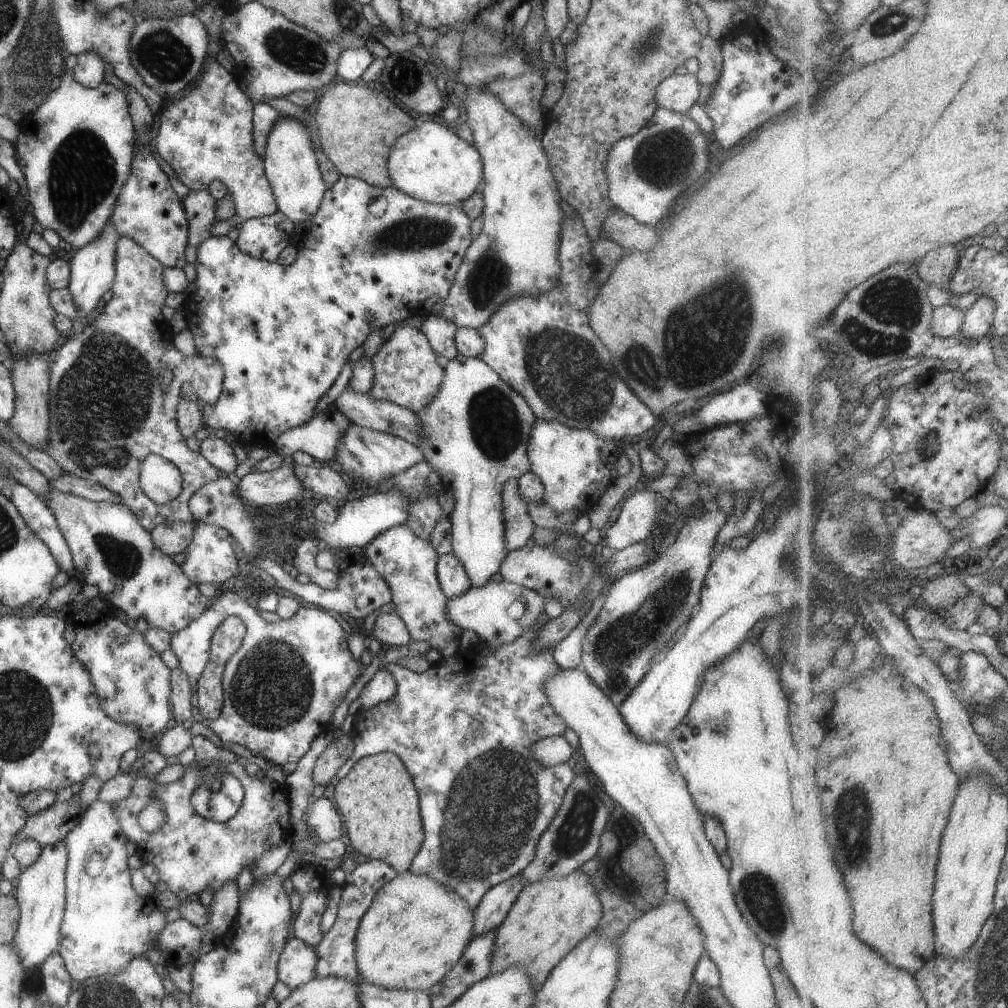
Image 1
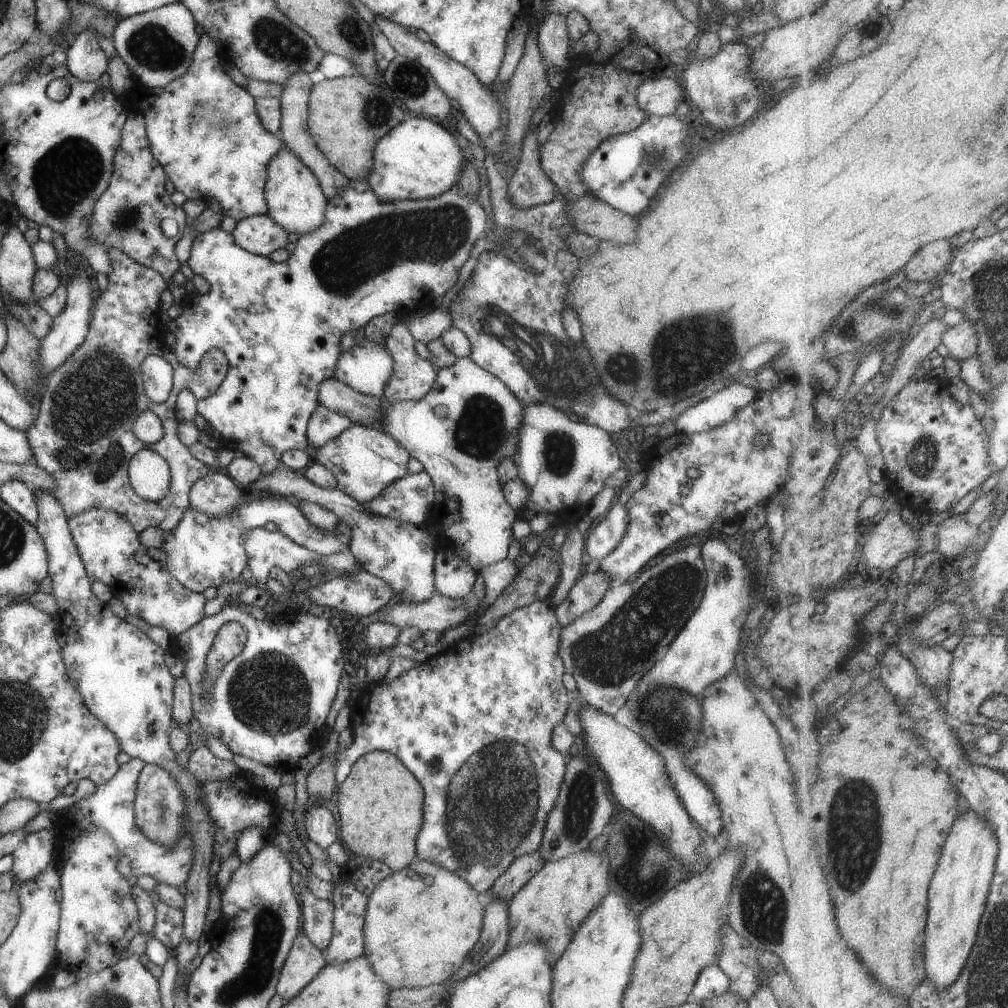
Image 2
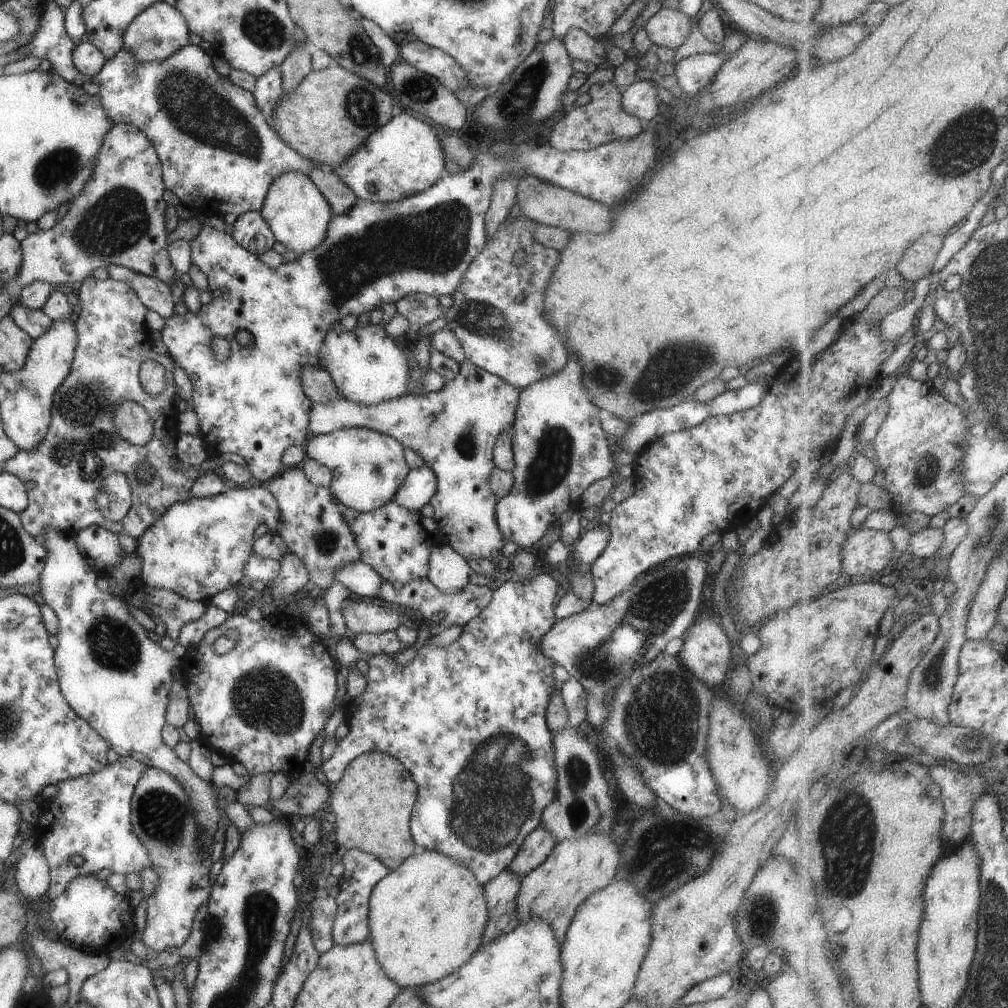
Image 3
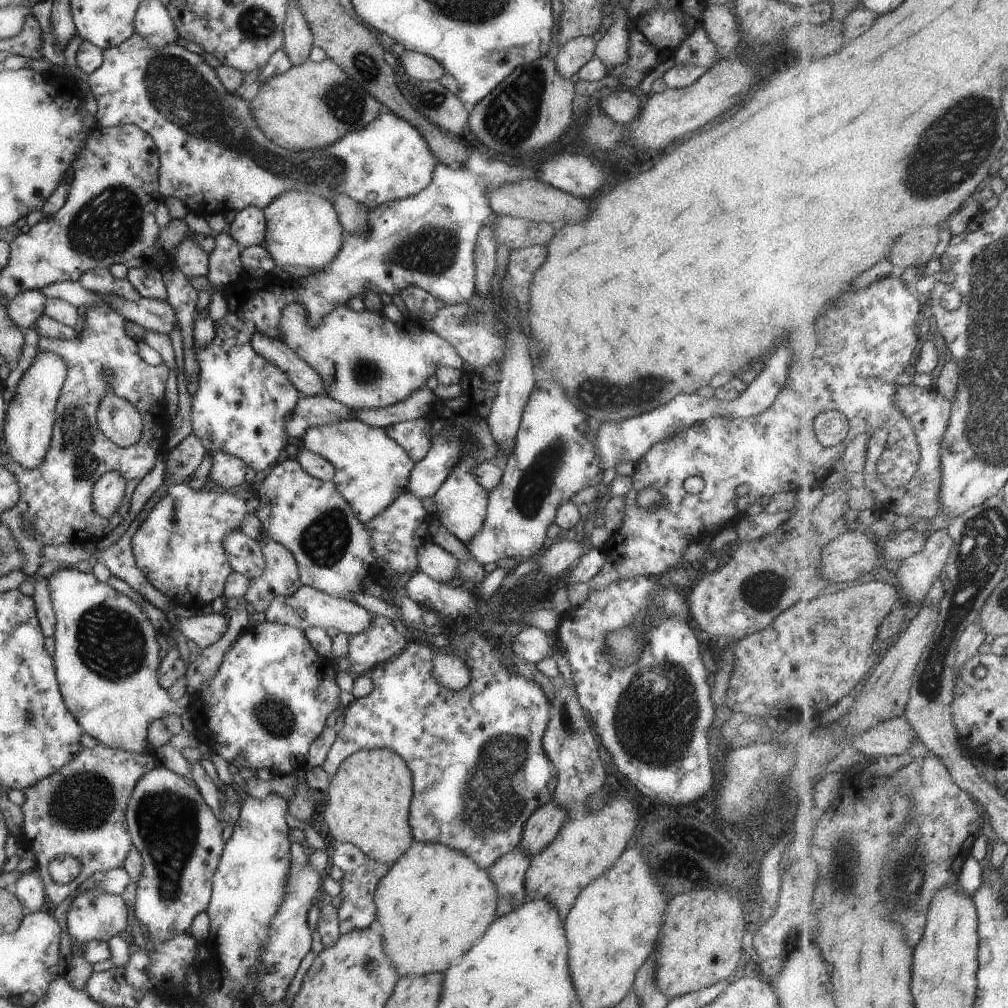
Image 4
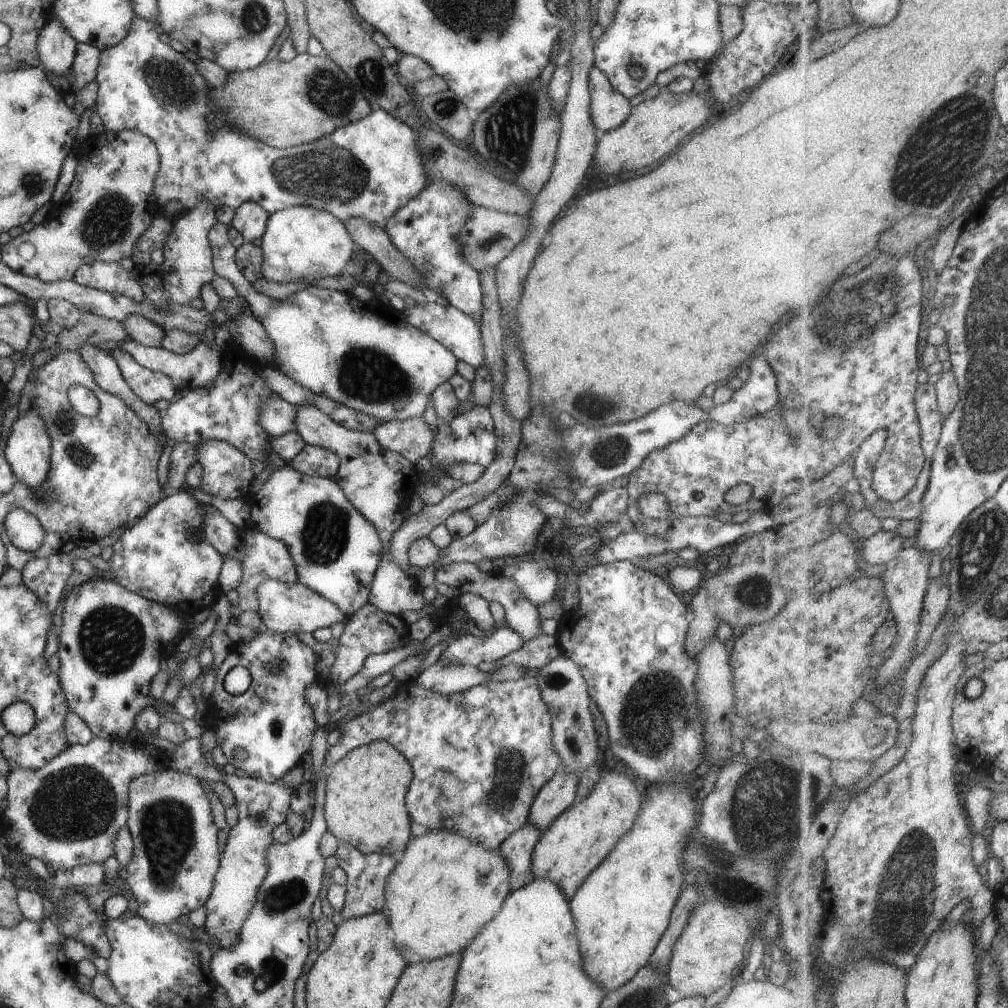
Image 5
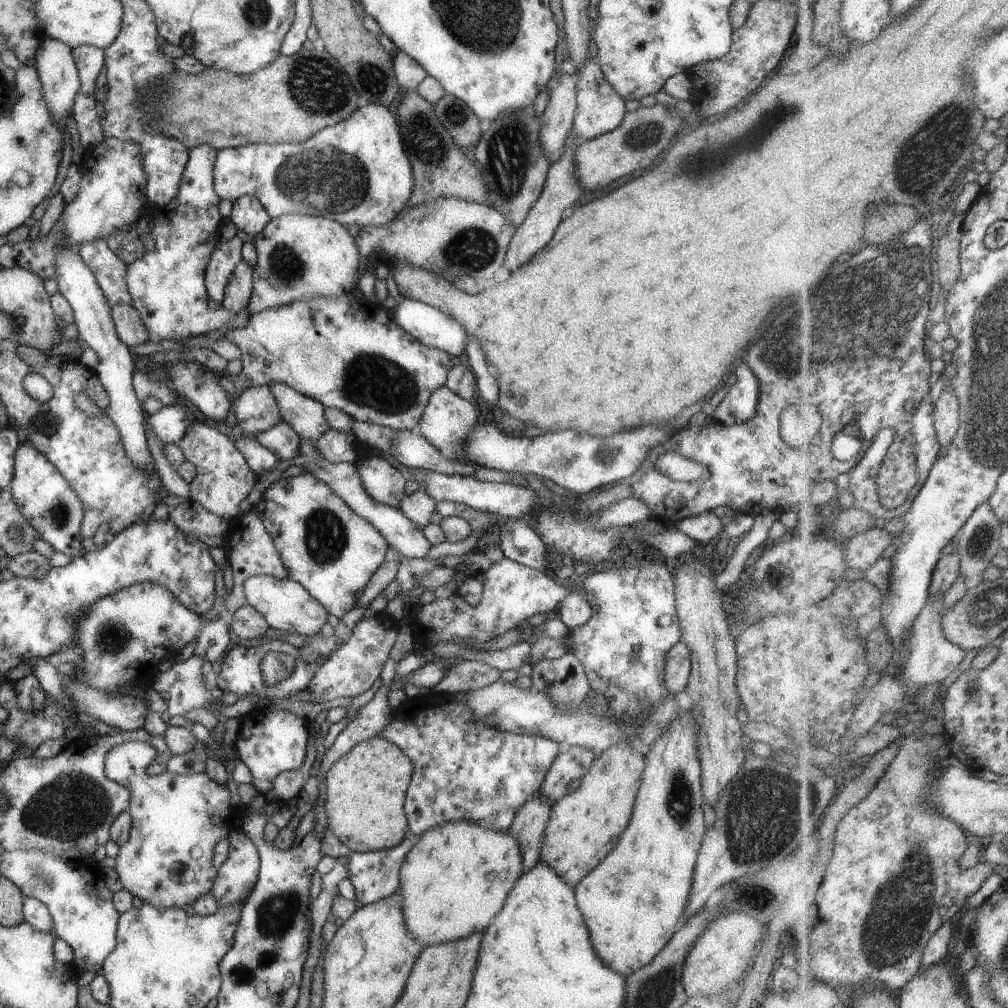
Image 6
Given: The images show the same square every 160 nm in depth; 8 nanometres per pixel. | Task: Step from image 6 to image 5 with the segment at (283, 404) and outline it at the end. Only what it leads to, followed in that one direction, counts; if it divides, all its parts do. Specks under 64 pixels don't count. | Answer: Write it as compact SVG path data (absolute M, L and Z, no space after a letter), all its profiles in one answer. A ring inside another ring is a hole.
M297 407L294 425L305 445L315 445L336 454L339 469L333 479L355 507L375 528L382 545L390 542L390 536L404 521L404 504L410 502L420 478L414 463L396 452L381 448L372 432L354 431L331 420L317 407Z

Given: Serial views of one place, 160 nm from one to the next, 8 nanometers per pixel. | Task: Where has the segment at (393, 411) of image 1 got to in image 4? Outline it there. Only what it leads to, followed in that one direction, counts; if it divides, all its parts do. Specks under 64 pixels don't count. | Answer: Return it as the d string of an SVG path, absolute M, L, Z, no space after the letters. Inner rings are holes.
M256 332L249 339L251 348L280 368L293 383L298 392L306 397L323 395L324 386L317 372L303 359L300 359L283 341L270 339L261 332Z

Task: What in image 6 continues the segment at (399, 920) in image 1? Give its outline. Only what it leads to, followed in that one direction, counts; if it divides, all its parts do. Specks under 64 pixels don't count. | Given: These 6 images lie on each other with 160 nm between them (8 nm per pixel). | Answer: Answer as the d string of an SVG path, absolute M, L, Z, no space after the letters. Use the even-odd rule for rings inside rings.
M471 821L446 822L424 830L404 854L399 869L400 907L407 932L423 947L481 933L521 872L521 851L508 831L486 829Z

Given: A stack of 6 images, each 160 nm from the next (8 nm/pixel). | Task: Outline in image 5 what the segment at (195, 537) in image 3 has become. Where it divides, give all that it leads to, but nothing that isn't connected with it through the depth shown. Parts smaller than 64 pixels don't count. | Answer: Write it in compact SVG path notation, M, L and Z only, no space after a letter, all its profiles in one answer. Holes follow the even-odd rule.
M185 486L160 498L150 506L133 524L124 528L119 538L112 544L112 556L107 563L100 566L102 574L95 574L88 579L107 578L120 584L132 593L150 601L170 607L181 616L192 616L205 608L209 609L220 595L218 574L224 558L209 544L202 534L204 508L186 490ZM188 528L195 528L200 537L189 540L185 537Z

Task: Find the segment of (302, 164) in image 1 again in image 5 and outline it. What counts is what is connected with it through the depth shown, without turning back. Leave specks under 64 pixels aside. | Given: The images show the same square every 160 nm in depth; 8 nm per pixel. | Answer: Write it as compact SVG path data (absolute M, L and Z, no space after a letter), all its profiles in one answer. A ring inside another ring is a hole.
M292 206L272 212L260 236L261 274L273 282L310 282L337 276L355 254L356 246L345 225L329 212L310 206Z

